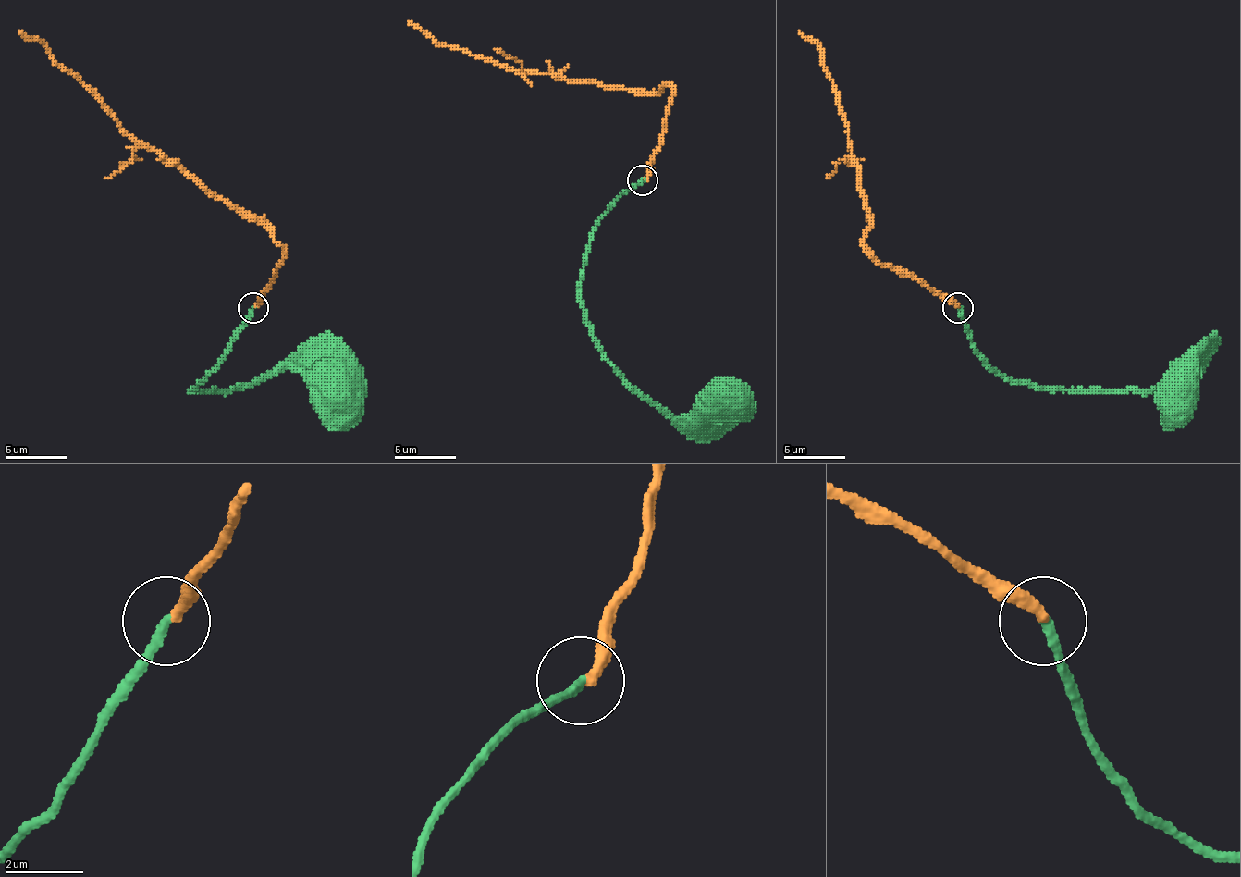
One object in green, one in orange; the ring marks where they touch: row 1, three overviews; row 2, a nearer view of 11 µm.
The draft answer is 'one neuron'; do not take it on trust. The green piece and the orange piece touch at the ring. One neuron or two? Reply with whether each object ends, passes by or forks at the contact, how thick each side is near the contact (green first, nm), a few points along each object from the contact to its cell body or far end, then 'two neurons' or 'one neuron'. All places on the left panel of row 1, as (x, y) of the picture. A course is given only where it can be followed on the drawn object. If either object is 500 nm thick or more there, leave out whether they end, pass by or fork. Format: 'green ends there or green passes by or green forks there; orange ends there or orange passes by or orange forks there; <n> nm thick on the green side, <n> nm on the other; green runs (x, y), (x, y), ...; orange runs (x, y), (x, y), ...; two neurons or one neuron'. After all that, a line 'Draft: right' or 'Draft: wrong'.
green ends there; orange ends there; 240 nm thick on the green side, 280 nm on the other; green runs (252, 307), (252, 315), (230, 350), (190, 389), (239, 389), (295, 368), (329, 405), (337, 401), (341, 392); orange runs (255, 307), (279, 264), (279, 245), (262, 224), (215, 200), (120, 126), (50, 52), (19, 30); one neuron
Draft: right

